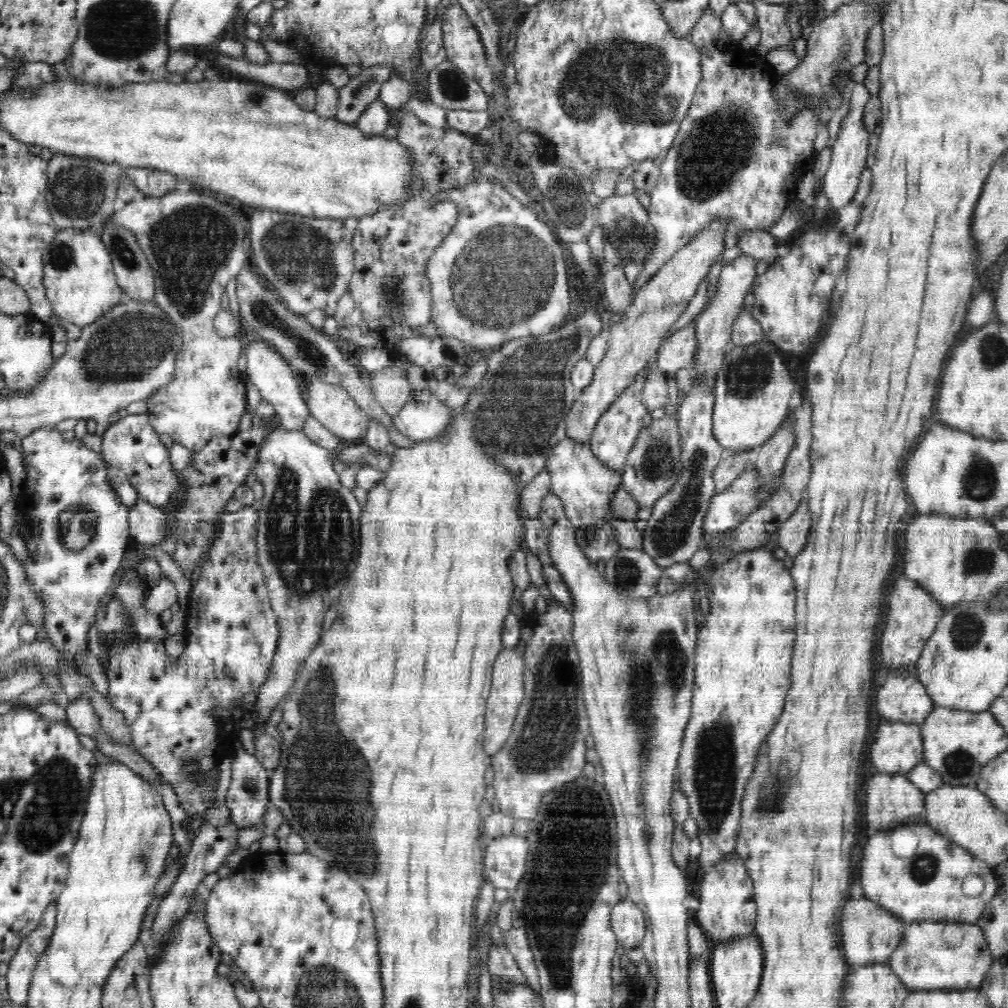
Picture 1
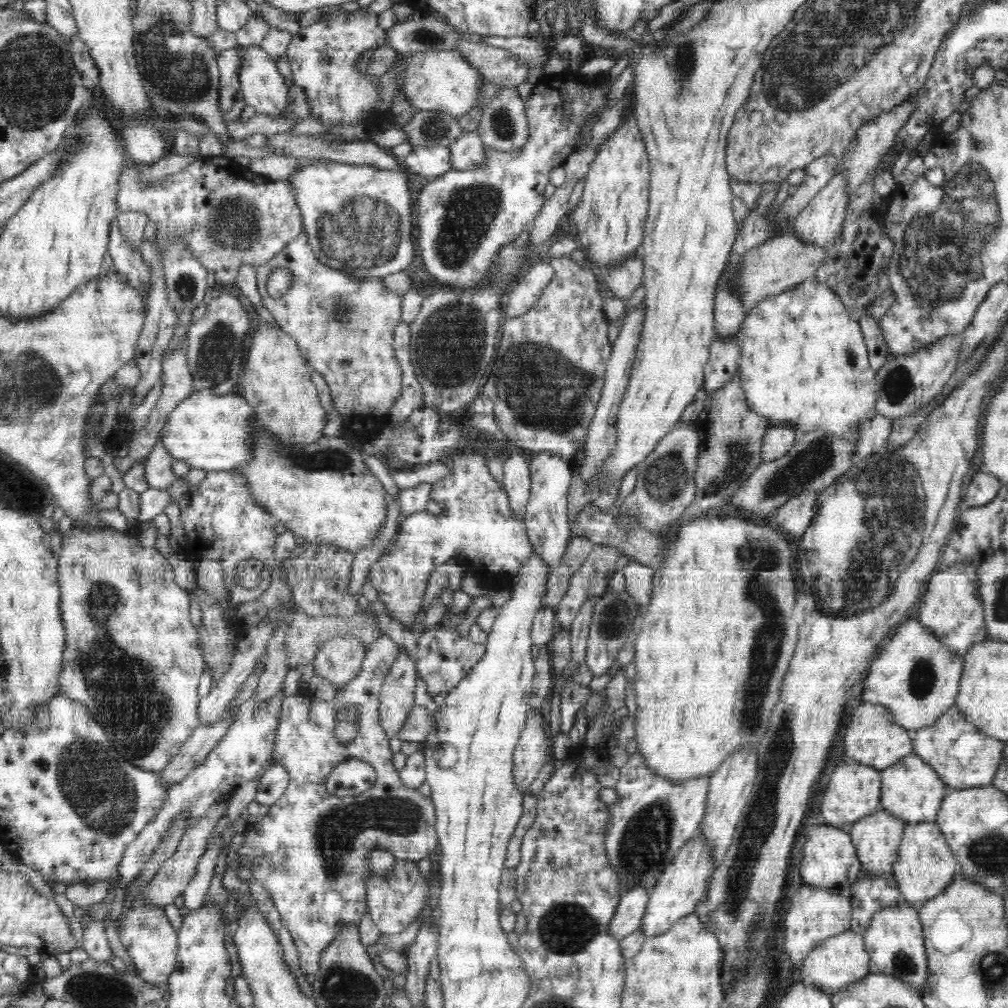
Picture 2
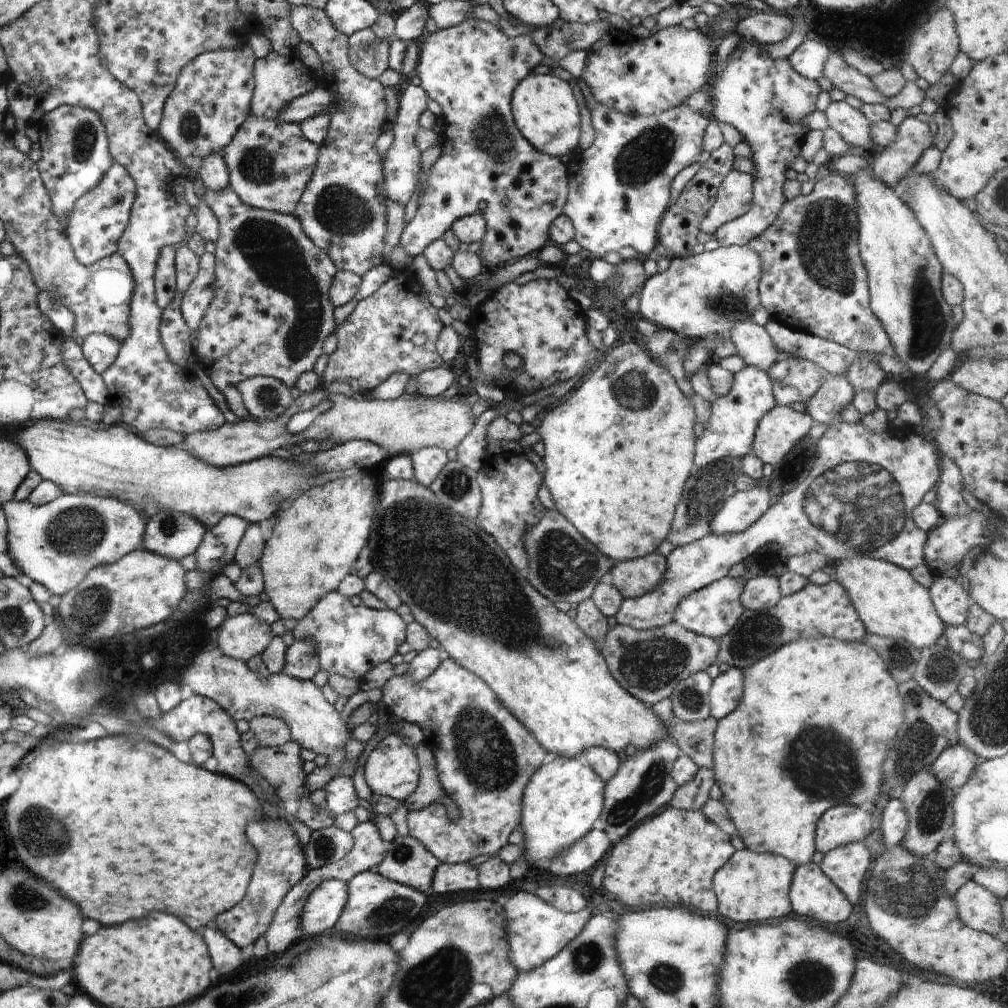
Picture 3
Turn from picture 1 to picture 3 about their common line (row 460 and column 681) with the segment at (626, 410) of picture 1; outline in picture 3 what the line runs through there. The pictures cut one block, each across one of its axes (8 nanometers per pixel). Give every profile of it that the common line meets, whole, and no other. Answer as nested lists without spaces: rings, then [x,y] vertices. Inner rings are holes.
[[[726,575],[712,584],[692,592],[689,597],[683,598],[677,604],[673,614],[673,620],[681,624],[686,630],[696,634],[721,639],[741,617],[745,608],[741,605],[742,594],[746,580],[743,577],[731,577]]]

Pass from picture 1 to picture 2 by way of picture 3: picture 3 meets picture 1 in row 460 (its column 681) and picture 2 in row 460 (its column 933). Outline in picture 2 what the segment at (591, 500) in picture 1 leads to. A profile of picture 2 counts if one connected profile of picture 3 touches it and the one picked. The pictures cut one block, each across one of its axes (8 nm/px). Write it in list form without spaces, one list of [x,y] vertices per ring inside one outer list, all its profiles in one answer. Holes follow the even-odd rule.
[[[472,446],[464,447],[452,456],[440,459],[449,468],[449,473],[430,486],[430,498],[442,506],[442,514],[434,516],[430,512],[416,512],[407,516],[399,526],[395,545],[391,546],[389,553],[381,557],[370,566],[369,574],[372,586],[379,592],[379,600],[384,602],[387,612],[392,619],[400,621],[405,628],[415,628],[416,614],[422,610],[424,590],[428,586],[428,578],[434,568],[453,560],[461,550],[464,557],[465,571],[471,573],[477,584],[484,589],[493,591],[511,590],[514,578],[518,576],[520,566],[534,552],[531,540],[528,538],[525,519],[518,519],[512,513],[509,497],[503,483],[498,483],[490,473],[486,456],[480,449]]]

